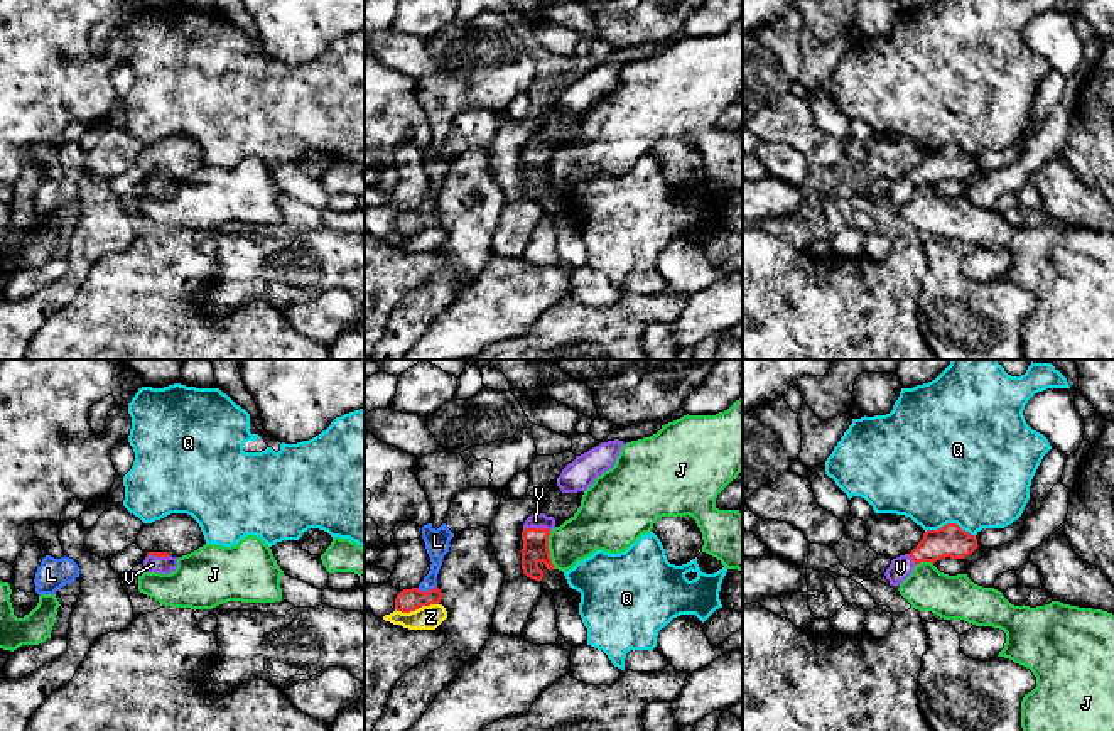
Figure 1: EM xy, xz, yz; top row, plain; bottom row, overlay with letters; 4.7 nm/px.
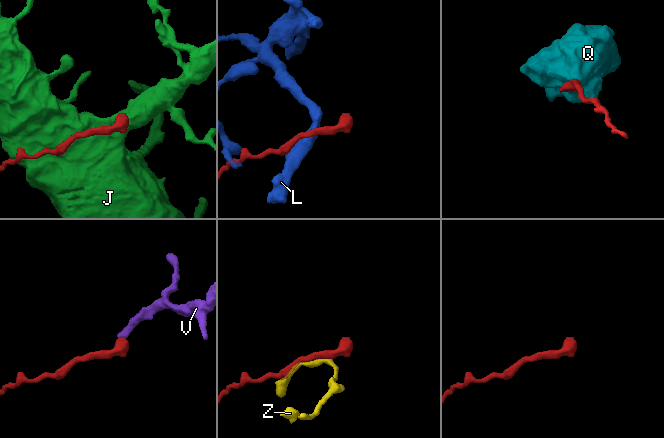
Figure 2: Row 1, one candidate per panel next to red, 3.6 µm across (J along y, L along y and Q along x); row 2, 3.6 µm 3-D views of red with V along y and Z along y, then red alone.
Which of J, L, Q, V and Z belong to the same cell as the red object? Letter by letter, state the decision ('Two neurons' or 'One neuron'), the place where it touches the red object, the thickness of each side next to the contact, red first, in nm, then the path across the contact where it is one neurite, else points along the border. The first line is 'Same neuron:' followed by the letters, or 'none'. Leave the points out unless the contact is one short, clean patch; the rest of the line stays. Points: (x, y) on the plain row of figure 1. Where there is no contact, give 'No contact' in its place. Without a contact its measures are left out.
Same neuron: V
J: Two neurons. Touches red at xz (547, 171). Thickness 130 nm (red) against 220 nm
L: Two neurons. Touches red at xz (426, 213). Thickness 110 nm (red) against 110 nm
Q: Two neurons. Touches red at yz (951, 146). Thickness 160 nm (red) against 500 nm
V: One neuron. Touches red at xz (537, 151). Thickness 130 nm (red) against 80 nm. Path across: xz (535, 162), (537, 151), (535, 142)
Z: Two neurons. Touches red at xz (416, 230). Thickness 110 nm (red) against 110 nm

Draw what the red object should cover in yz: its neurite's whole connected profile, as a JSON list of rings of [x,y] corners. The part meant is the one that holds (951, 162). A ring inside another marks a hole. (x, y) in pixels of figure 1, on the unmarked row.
[[[947,145],[938,152],[927,152],[918,167],[905,177],[891,182],[884,198],[890,208],[900,208],[920,184],[935,186],[940,181],[965,181],[977,171],[976,157],[962,152],[957,145]]]

